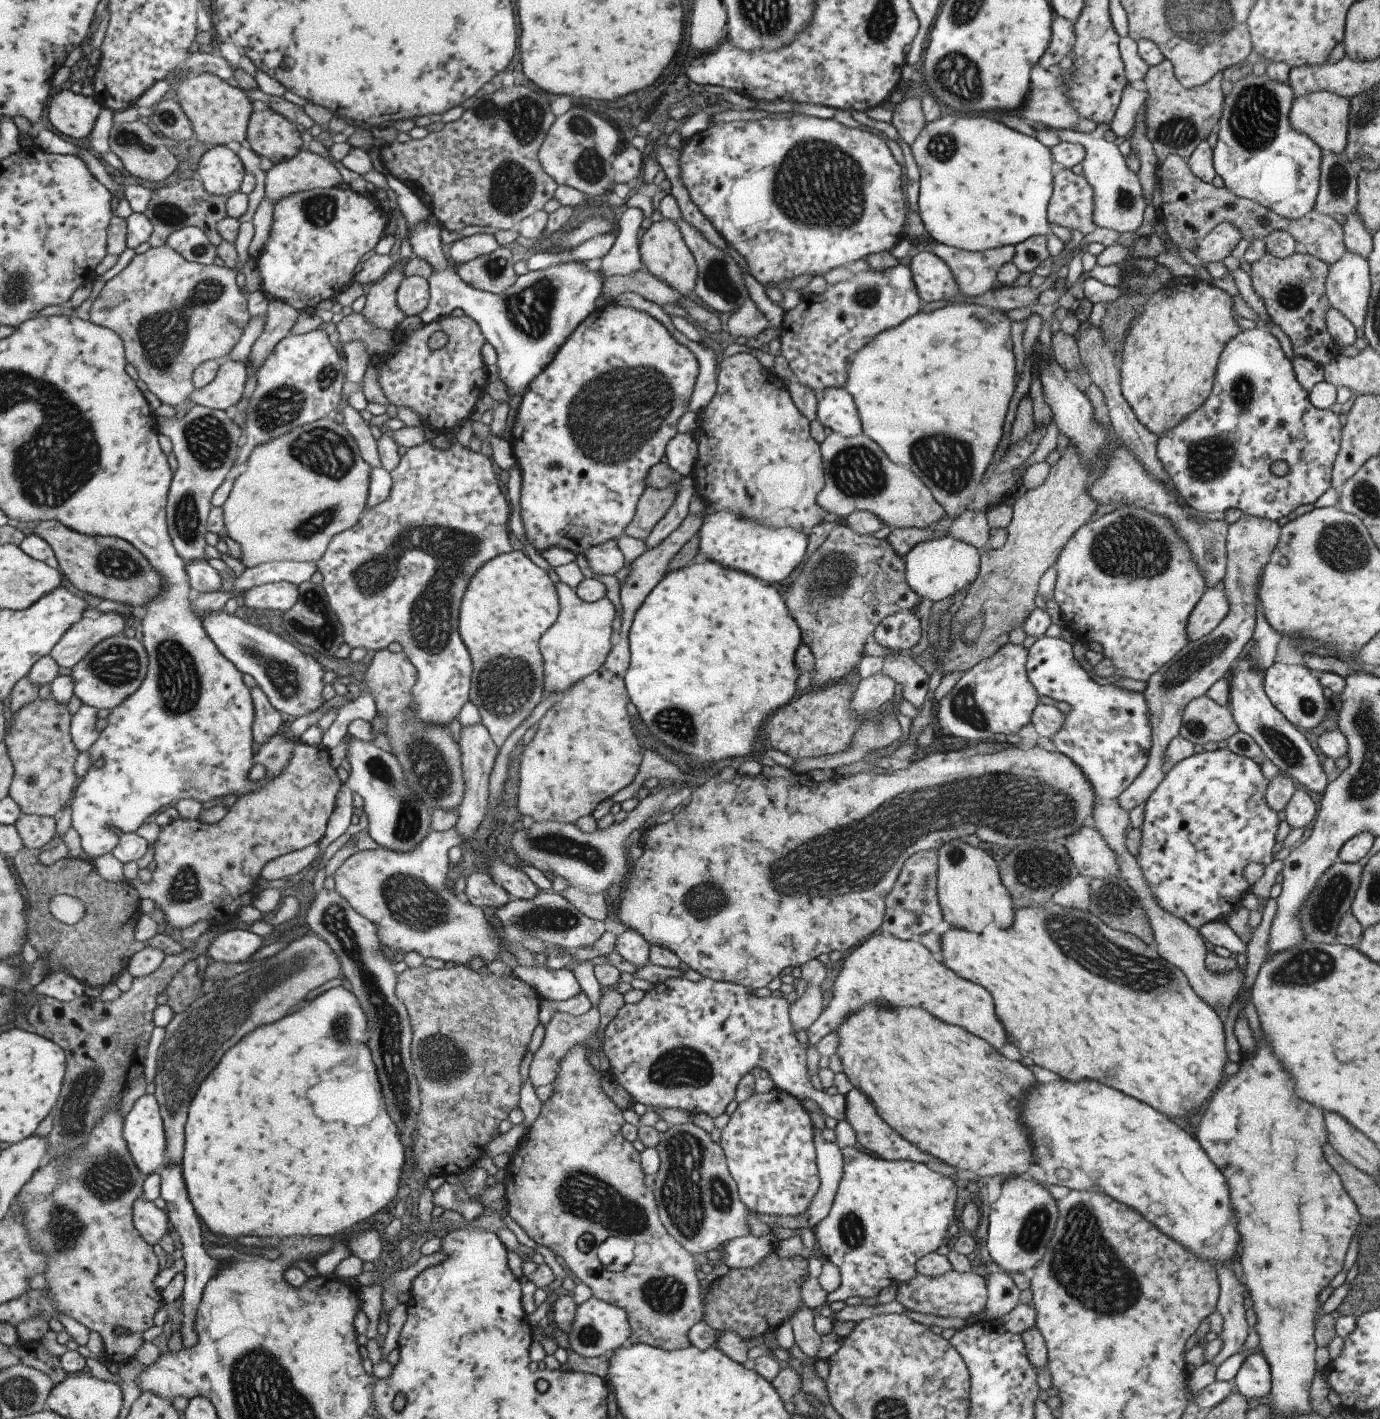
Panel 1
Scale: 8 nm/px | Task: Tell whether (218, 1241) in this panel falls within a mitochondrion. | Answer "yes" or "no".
no

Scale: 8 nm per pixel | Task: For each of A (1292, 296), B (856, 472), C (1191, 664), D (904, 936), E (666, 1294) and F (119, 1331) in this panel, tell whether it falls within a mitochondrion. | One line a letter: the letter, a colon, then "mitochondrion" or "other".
A: mitochondrion
B: mitochondrion
C: mitochondrion
D: other
E: mitochondrion
F: other

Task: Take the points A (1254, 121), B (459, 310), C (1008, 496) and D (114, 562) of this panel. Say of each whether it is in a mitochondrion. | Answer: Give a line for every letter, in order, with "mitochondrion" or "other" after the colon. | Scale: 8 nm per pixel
A: mitochondrion
B: other
C: other
D: mitochondrion

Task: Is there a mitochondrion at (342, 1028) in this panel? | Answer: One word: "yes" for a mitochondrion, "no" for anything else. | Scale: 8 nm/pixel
yes

